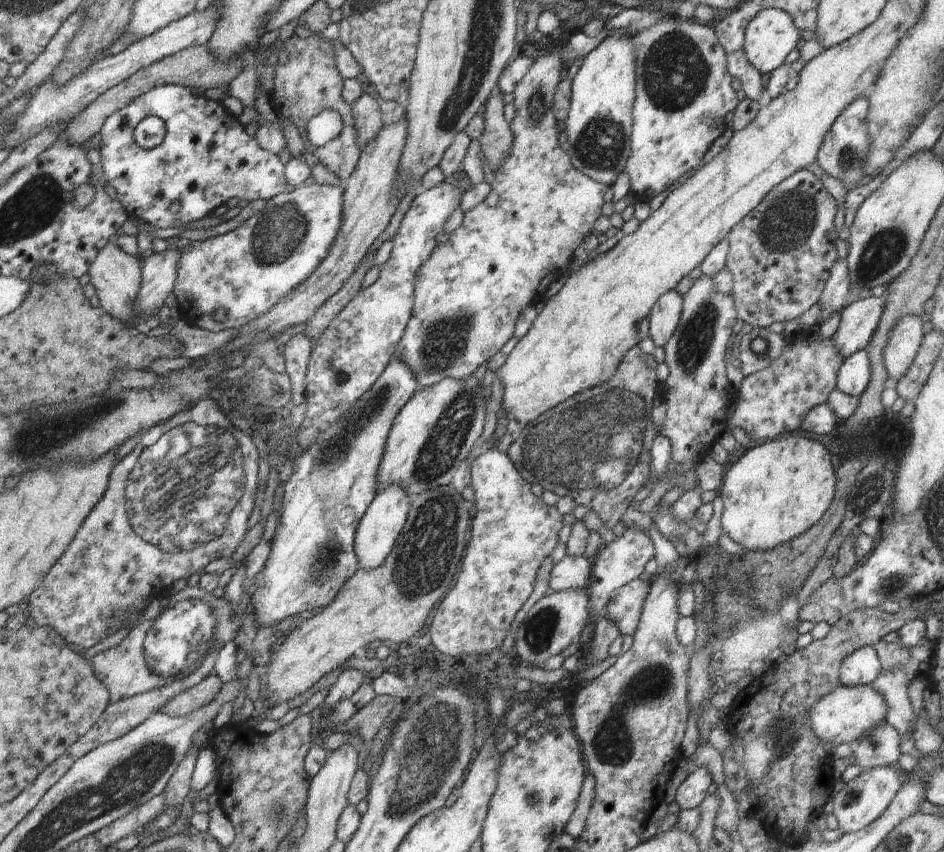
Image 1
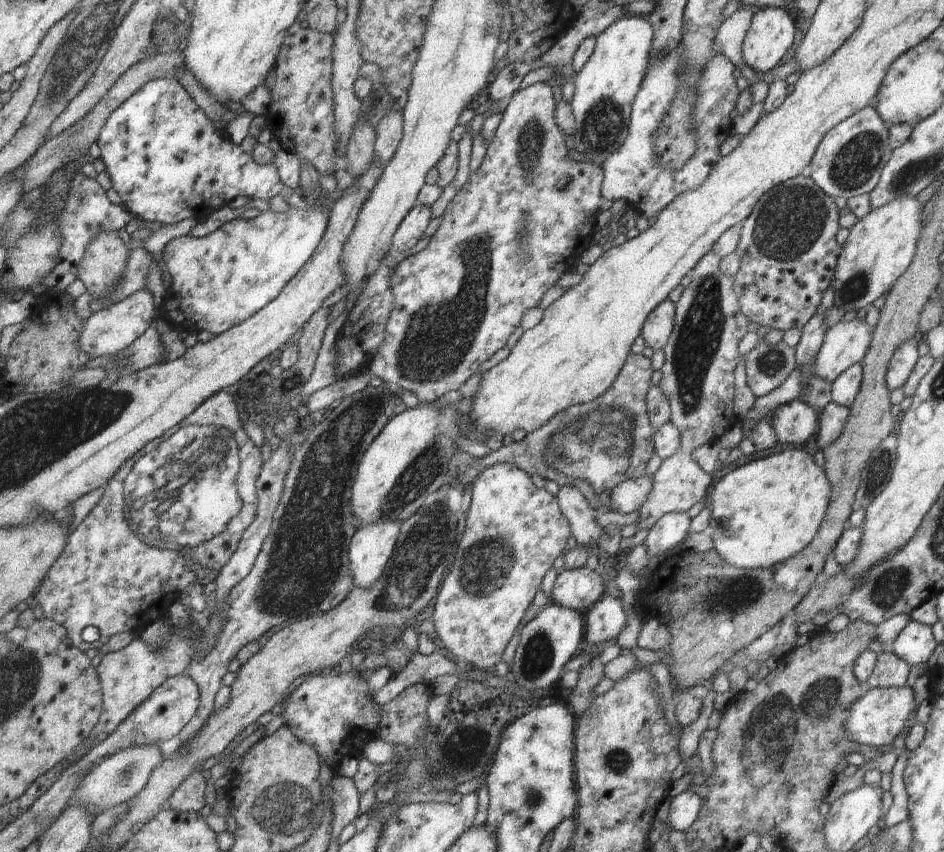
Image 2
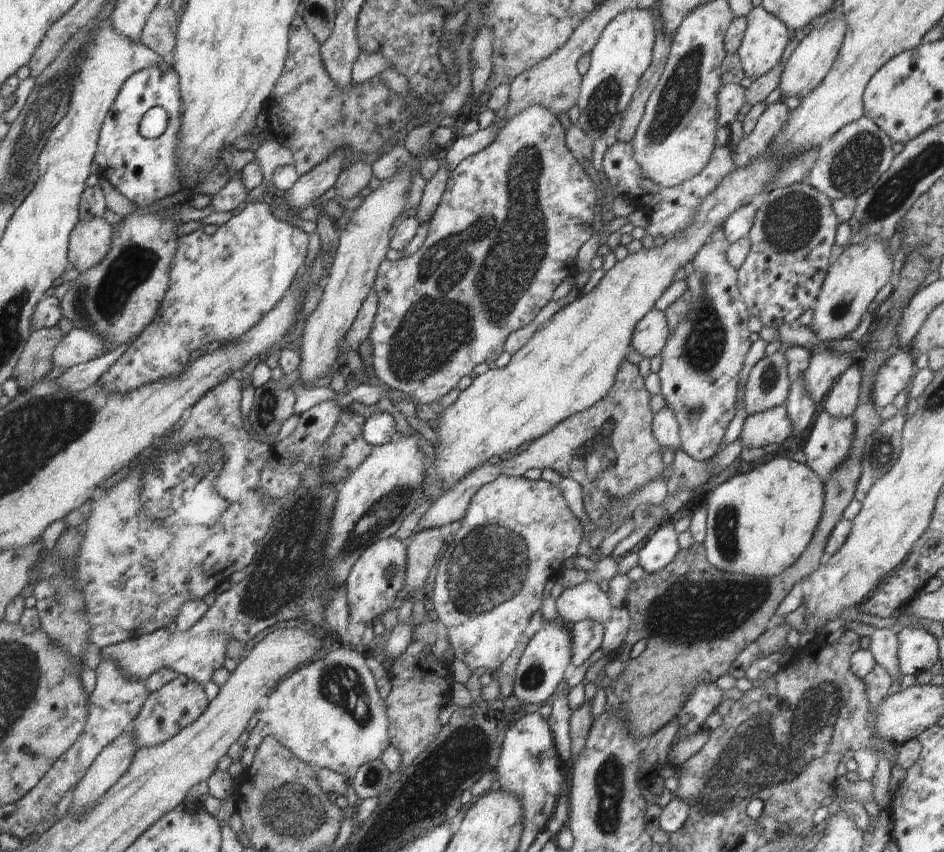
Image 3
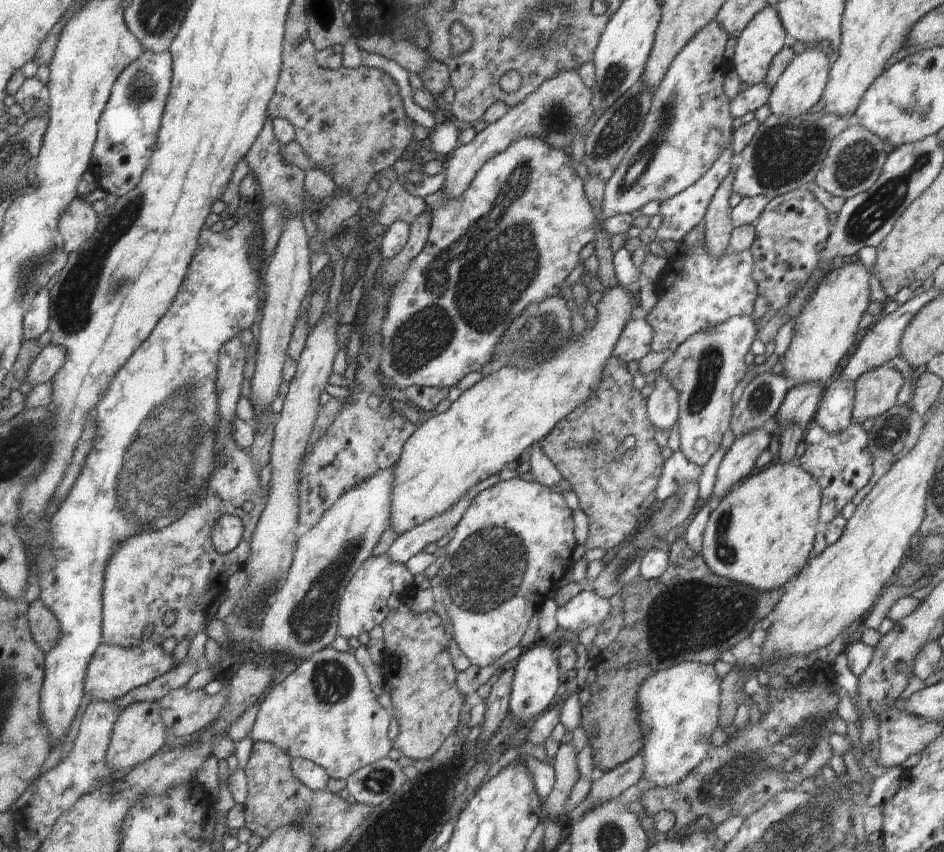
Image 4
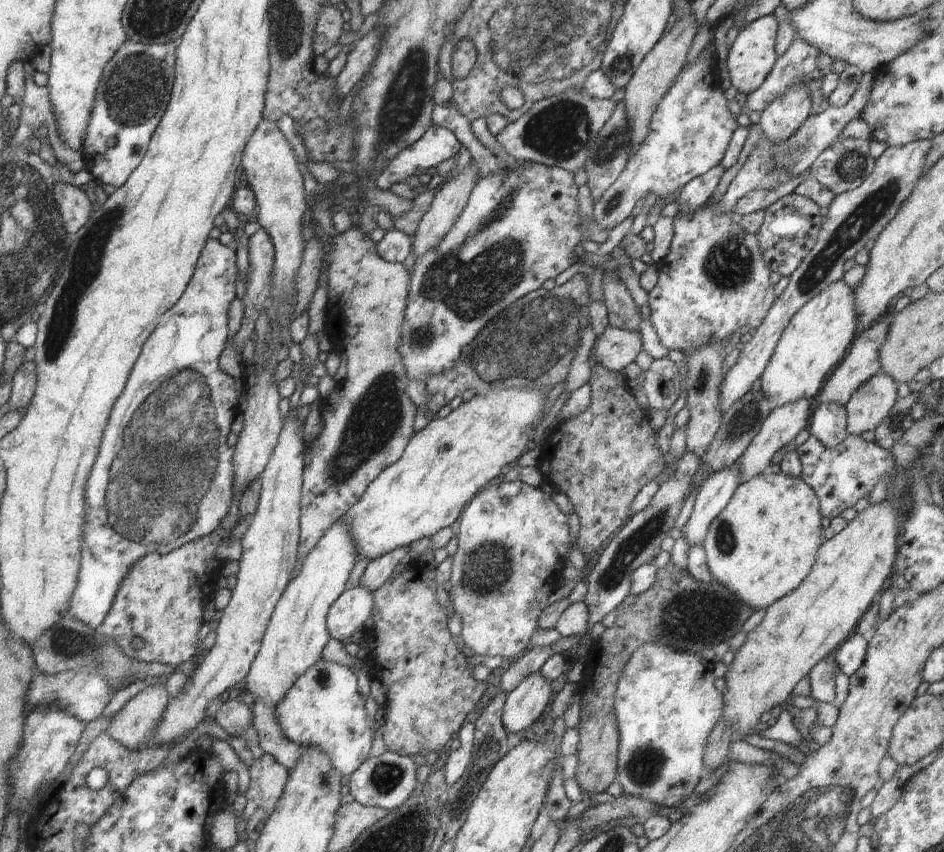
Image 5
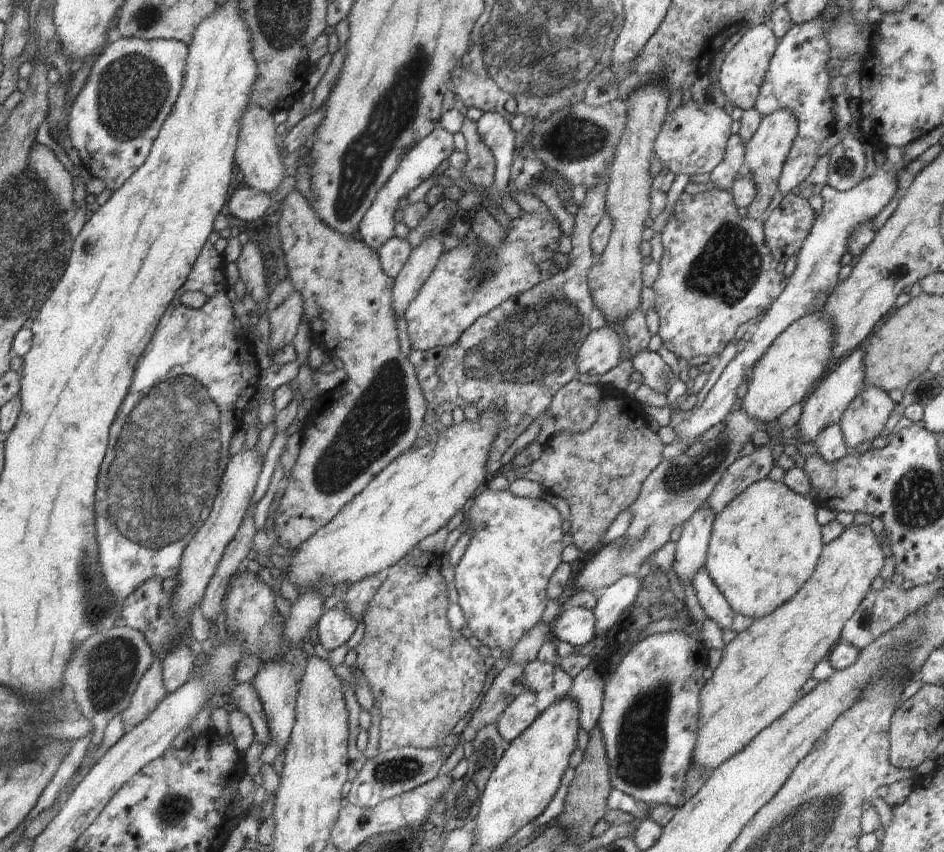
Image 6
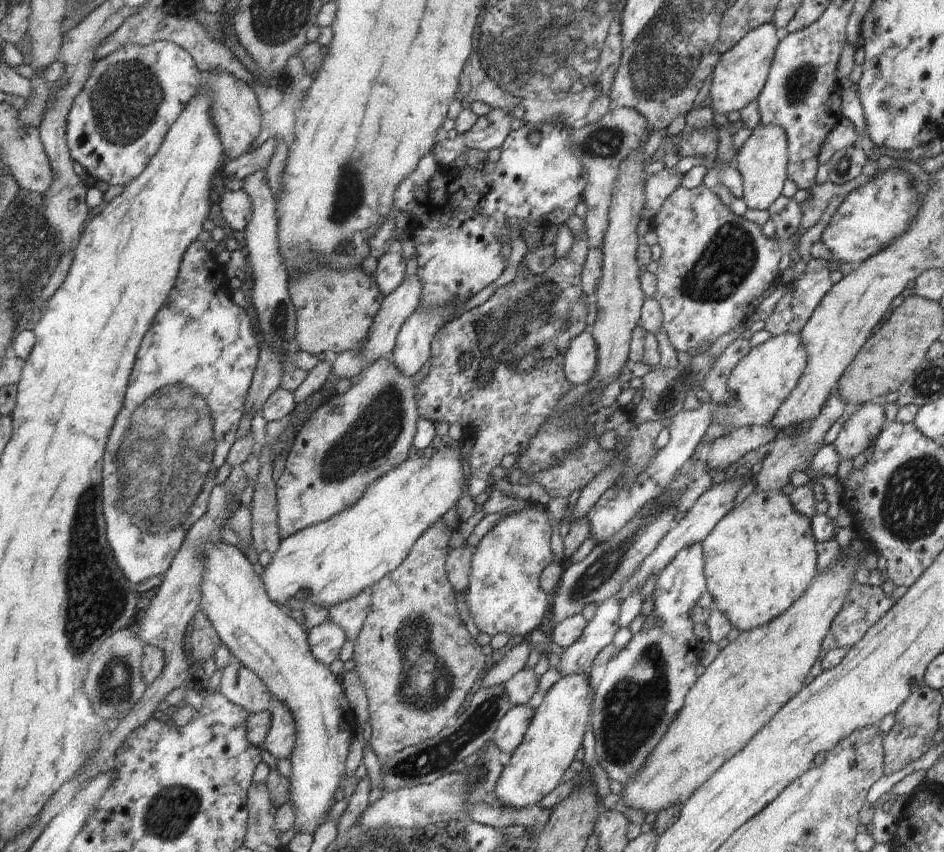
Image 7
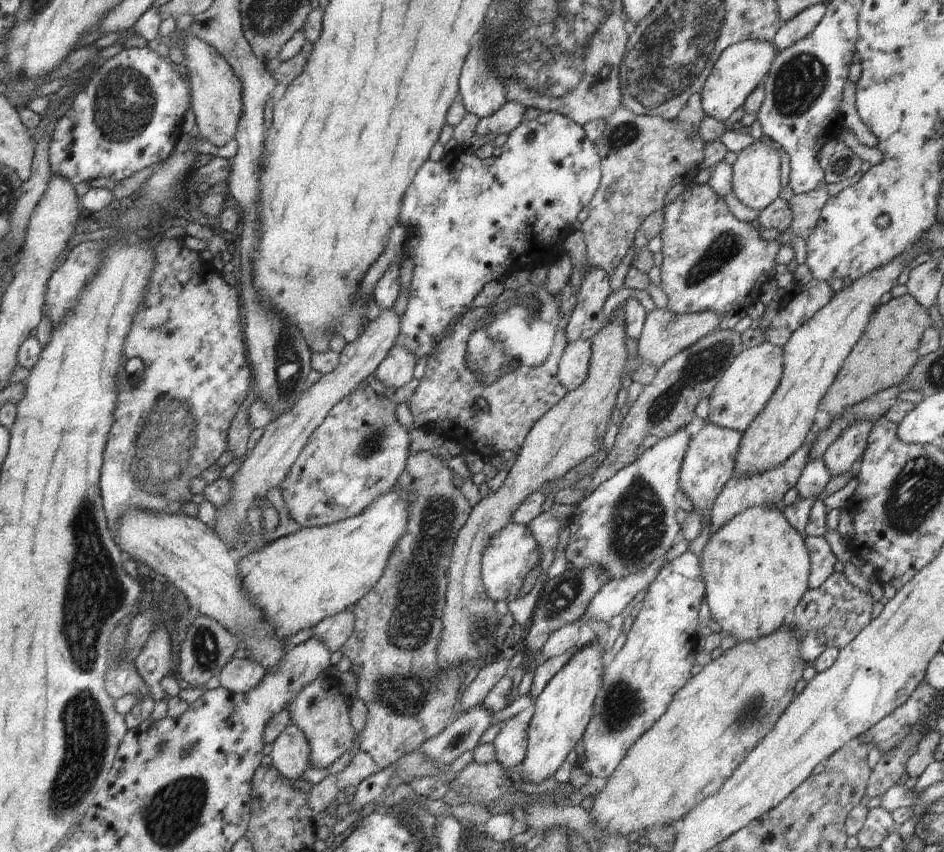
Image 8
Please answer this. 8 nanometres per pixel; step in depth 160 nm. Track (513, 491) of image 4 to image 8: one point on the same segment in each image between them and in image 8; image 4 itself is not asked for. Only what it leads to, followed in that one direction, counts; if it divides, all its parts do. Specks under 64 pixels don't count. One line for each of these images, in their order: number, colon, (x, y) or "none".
5: (513, 540)
6: (517, 542)
7: (504, 595)
8: (512, 552)

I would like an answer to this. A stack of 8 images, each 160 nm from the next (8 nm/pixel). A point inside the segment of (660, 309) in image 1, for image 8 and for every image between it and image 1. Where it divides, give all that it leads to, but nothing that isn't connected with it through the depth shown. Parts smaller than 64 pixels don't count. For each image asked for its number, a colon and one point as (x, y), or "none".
2: (656, 331)
3: (650, 335)
4: (634, 342)
5: (614, 349)
6: (600, 351)
7: (579, 362)
8: (574, 364)

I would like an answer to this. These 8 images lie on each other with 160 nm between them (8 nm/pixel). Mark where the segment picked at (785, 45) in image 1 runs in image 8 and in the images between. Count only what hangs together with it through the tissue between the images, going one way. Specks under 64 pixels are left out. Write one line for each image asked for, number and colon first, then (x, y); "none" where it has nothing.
2: (771, 33)
3: (765, 38)
4: (763, 37)
5: (751, 57)
6: (741, 76)
7: (740, 74)
8: (742, 66)

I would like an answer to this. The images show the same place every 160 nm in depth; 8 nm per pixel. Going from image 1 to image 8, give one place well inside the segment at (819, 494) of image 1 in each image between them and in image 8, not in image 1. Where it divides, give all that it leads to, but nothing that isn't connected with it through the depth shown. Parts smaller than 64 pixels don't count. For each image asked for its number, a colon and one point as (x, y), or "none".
2: (767, 511)
3: (759, 523)
4: (761, 533)
5: (761, 546)
6: (764, 546)
7: (760, 558)
8: (756, 567)

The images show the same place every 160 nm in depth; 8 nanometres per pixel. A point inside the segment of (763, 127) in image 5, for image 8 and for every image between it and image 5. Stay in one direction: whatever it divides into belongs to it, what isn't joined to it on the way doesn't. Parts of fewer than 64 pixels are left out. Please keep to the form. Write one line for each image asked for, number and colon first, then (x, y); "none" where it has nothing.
6: (765, 153)
7: (762, 160)
8: (756, 177)

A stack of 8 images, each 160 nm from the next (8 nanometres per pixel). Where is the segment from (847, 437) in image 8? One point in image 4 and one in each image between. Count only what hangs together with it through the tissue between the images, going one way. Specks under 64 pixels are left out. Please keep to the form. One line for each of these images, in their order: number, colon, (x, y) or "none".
4: (876, 391)
5: (872, 401)
6: (865, 418)
7: (859, 432)

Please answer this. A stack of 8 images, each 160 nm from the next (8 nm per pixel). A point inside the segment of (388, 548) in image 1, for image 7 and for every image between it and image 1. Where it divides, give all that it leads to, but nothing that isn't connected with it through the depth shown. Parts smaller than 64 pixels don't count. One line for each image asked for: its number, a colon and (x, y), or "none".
2: (370, 548)
3: (378, 577)
4: (363, 605)
5: (351, 612)
6: (335, 627)
7: (325, 641)

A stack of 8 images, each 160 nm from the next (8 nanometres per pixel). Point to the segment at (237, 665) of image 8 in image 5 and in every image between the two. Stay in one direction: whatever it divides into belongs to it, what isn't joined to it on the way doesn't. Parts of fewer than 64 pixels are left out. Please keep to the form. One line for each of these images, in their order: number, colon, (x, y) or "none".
5: (272, 741)
6: (246, 699)
7: (240, 685)

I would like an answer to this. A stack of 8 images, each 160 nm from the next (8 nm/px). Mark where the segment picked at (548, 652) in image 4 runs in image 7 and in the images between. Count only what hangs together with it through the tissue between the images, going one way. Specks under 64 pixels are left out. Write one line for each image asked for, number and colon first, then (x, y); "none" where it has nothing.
5: (527, 701)
6: (521, 712)
7: (509, 733)

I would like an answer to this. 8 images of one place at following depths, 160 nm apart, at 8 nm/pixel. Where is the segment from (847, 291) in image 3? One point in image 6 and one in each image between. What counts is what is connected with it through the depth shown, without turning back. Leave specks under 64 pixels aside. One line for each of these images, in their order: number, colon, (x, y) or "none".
4: (825, 330)
5: (819, 335)
6: (791, 367)

